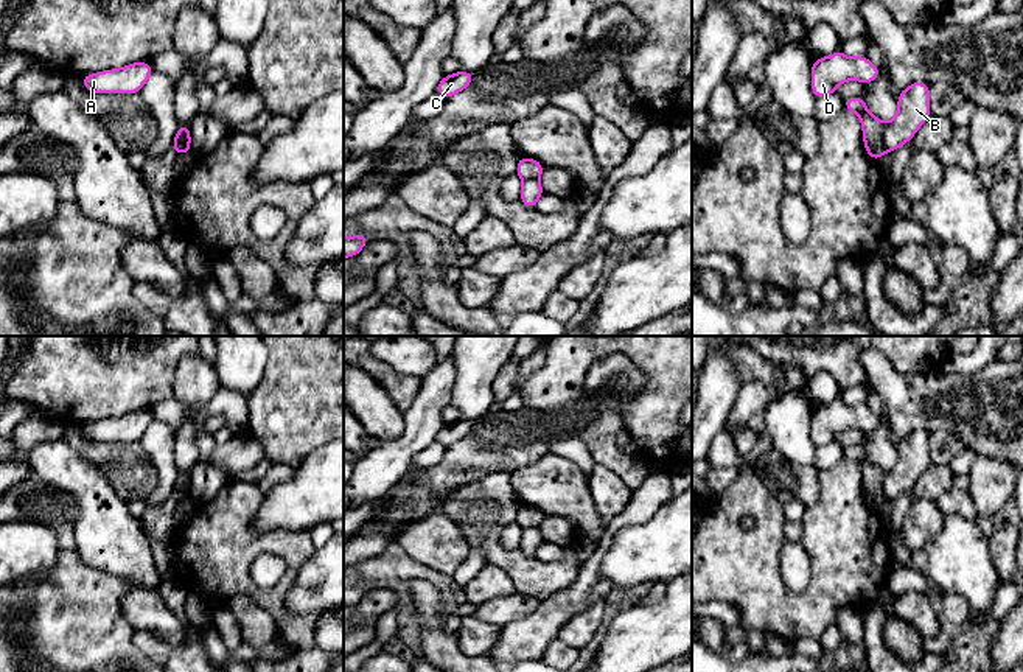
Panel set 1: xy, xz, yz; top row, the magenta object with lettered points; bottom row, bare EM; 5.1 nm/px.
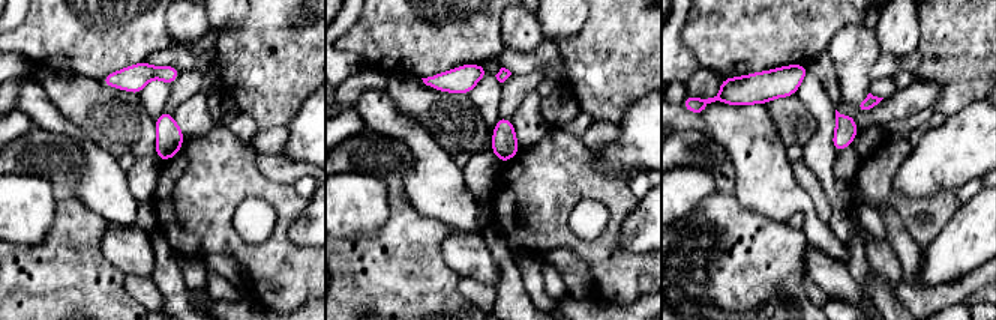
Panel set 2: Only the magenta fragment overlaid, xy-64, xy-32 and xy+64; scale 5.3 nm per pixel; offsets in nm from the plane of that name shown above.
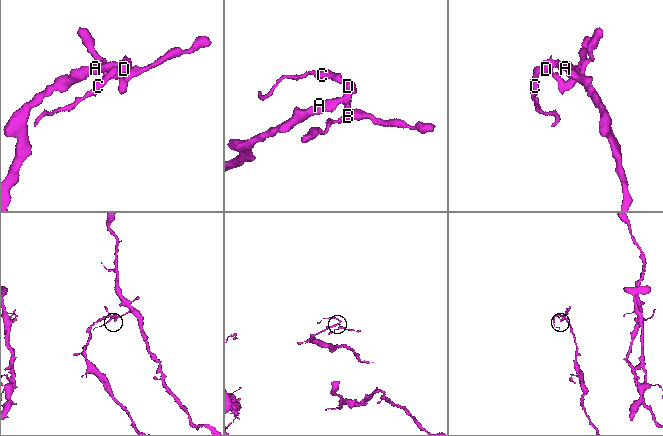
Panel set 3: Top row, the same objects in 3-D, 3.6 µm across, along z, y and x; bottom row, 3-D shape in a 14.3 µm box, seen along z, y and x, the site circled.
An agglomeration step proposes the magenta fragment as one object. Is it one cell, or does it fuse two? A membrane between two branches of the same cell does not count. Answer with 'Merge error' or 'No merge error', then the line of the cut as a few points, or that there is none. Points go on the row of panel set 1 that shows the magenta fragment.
Merge error. Split along xy (187, 125), (176, 137), (178, 146)

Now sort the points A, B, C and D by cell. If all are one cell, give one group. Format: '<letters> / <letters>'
A C D / B

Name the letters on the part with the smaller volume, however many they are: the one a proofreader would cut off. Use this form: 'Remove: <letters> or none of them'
Remove: B

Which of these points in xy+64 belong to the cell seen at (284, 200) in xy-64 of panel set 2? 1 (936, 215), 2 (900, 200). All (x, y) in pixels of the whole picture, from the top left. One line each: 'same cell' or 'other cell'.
1: same cell
2: same cell

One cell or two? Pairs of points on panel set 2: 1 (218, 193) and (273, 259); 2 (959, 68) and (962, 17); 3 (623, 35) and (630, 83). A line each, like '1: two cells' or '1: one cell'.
1: one cell
2: one cell
3: one cell

